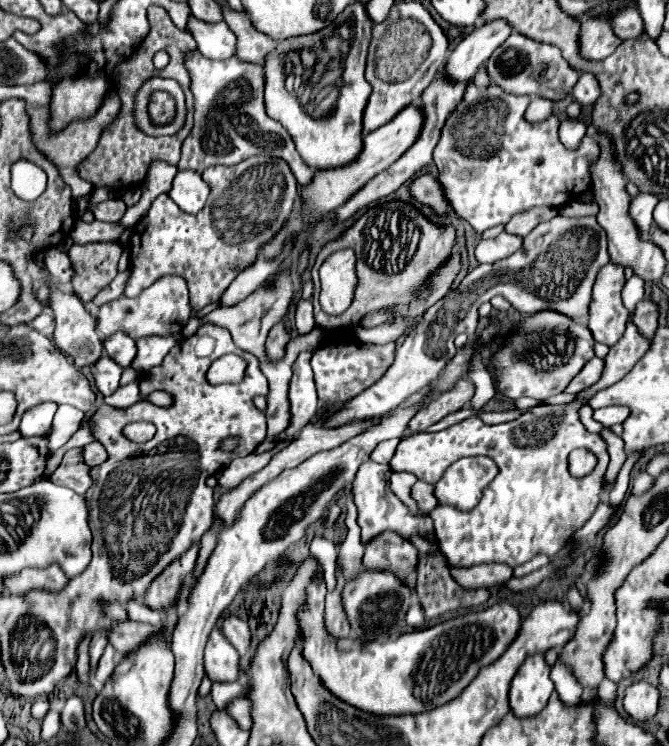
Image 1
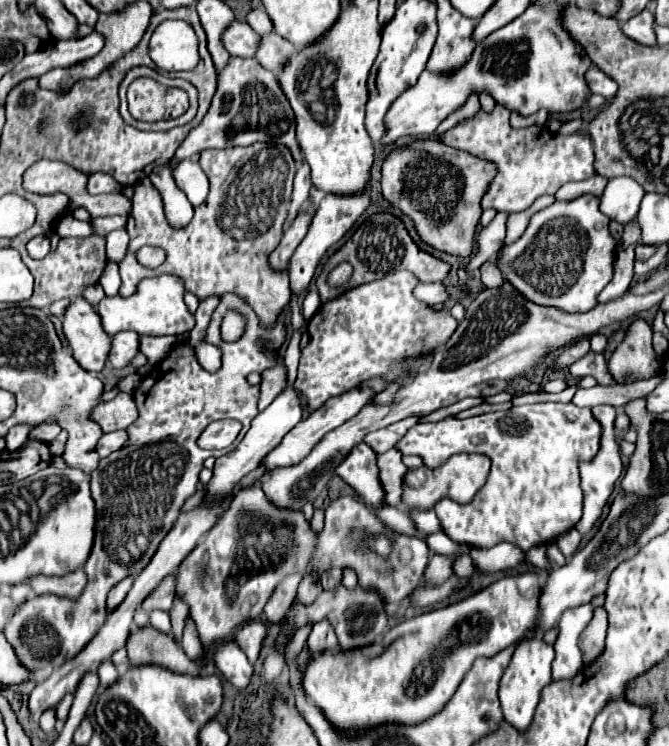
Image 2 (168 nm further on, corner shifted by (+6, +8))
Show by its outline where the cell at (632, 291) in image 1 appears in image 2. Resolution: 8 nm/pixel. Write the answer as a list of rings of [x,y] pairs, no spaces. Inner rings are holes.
[[[612,178],[608,180],[608,186],[602,194],[600,210],[620,224],[628,224],[636,218],[640,202],[644,198],[644,190],[634,178]]]

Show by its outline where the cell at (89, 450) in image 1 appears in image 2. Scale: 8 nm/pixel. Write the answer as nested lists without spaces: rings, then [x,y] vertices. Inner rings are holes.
[[[116,430],[116,432],[104,434],[104,436],[100,438],[96,450],[98,450],[98,454],[100,454],[102,458],[106,458],[106,456],[110,456],[112,452],[120,450],[120,448],[126,444],[126,438],[128,438],[126,430]]]

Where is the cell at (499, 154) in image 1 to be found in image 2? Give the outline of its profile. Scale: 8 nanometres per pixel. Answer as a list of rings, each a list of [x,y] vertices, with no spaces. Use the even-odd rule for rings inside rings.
[[[496,106],[492,114],[480,112],[476,118],[448,130],[440,138],[454,148],[462,148],[474,156],[496,162],[498,174],[492,180],[488,192],[482,198],[482,208],[494,208],[504,212],[520,212],[532,206],[542,194],[556,194],[556,190],[572,180],[586,180],[596,176],[594,170],[594,148],[588,136],[578,132],[570,136],[552,134],[546,128],[530,126],[514,130],[508,124],[508,110]]]

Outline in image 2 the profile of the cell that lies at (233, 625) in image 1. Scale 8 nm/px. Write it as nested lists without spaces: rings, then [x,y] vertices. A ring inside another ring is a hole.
[[[252,620],[248,624],[244,624],[238,632],[236,632],[236,644],[246,652],[248,660],[254,664],[260,656],[260,648],[264,644],[264,638],[268,634],[268,626],[262,624],[260,620]]]

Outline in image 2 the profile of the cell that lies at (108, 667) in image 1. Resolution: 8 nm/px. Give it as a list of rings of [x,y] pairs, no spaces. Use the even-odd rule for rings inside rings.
[[[106,660],[98,668],[98,676],[100,676],[100,684],[102,686],[112,686],[118,680],[118,670],[114,668],[114,664],[110,660]]]

